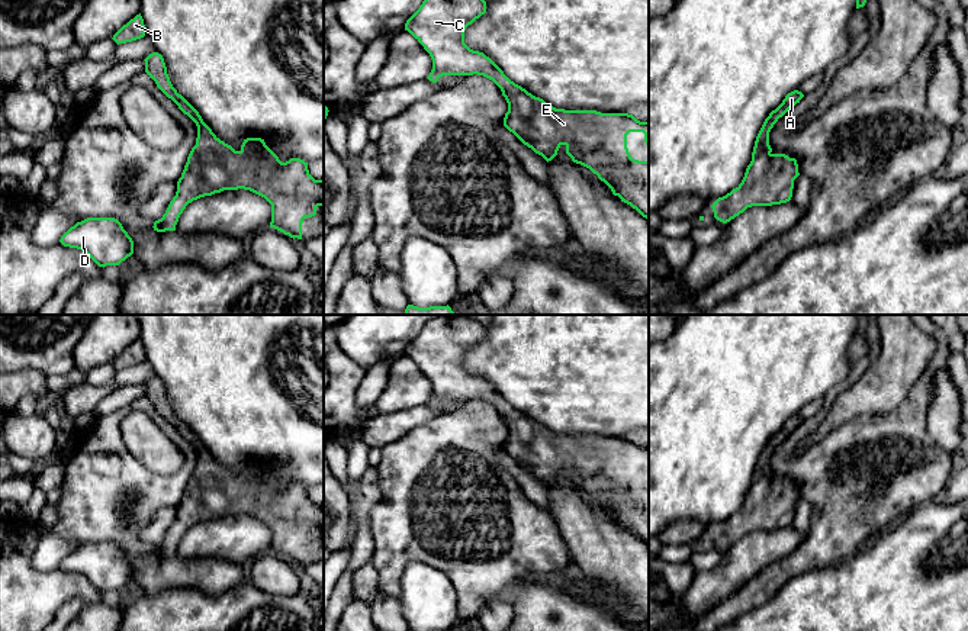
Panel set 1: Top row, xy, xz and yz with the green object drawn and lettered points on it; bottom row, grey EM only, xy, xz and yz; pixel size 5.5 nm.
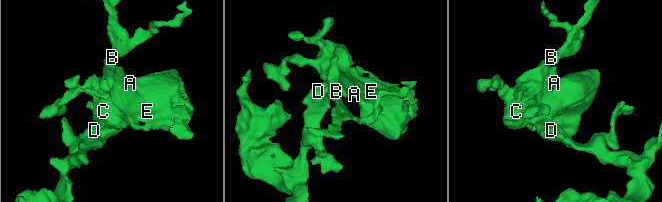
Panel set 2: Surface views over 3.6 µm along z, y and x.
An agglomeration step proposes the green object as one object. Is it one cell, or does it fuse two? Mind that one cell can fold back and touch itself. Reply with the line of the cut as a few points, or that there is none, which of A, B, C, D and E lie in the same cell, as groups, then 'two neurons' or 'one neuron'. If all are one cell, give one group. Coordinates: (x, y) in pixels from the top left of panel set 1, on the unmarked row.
cut none; groups A B C D E; one neuron

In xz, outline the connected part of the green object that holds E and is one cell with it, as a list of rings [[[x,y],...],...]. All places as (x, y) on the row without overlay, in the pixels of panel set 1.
[[[437,315],[430,319],[419,334],[406,345],[408,355],[430,379],[432,395],[427,402],[437,408],[443,400],[483,400],[492,405],[508,428],[504,451],[524,470],[551,486],[562,470],[573,487],[589,493],[621,527],[630,529],[649,544],[649,486],[634,484],[627,473],[630,457],[643,457],[649,471],[649,447],[640,447],[628,438],[601,438],[596,435],[565,435],[547,429],[521,411],[511,406],[504,396],[483,377],[473,376],[464,368],[464,355],[486,338],[486,326],[466,315]]]

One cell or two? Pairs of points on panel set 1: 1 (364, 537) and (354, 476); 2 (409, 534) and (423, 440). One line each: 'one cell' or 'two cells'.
1: two cells
2: one cell

